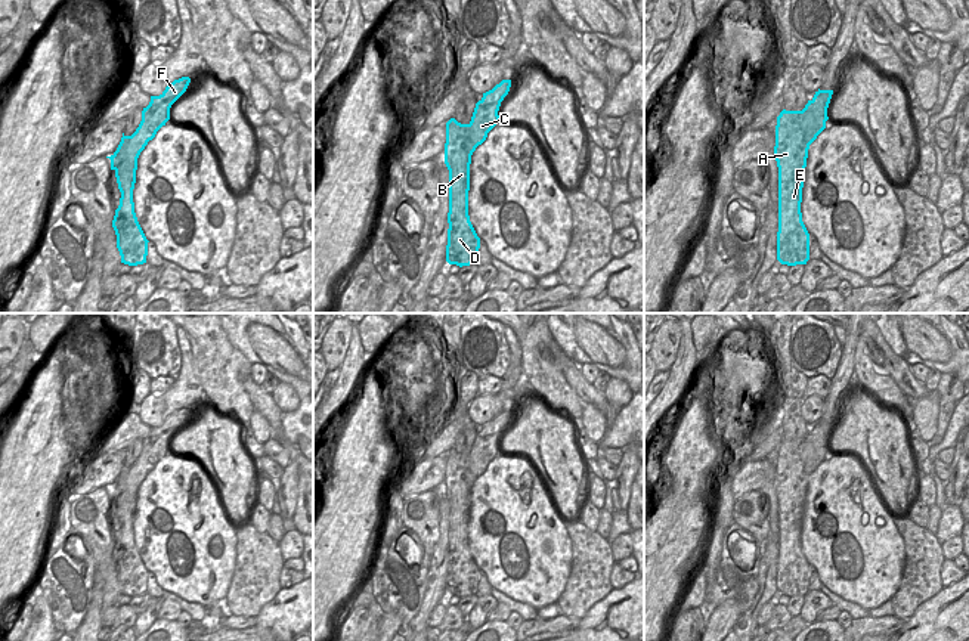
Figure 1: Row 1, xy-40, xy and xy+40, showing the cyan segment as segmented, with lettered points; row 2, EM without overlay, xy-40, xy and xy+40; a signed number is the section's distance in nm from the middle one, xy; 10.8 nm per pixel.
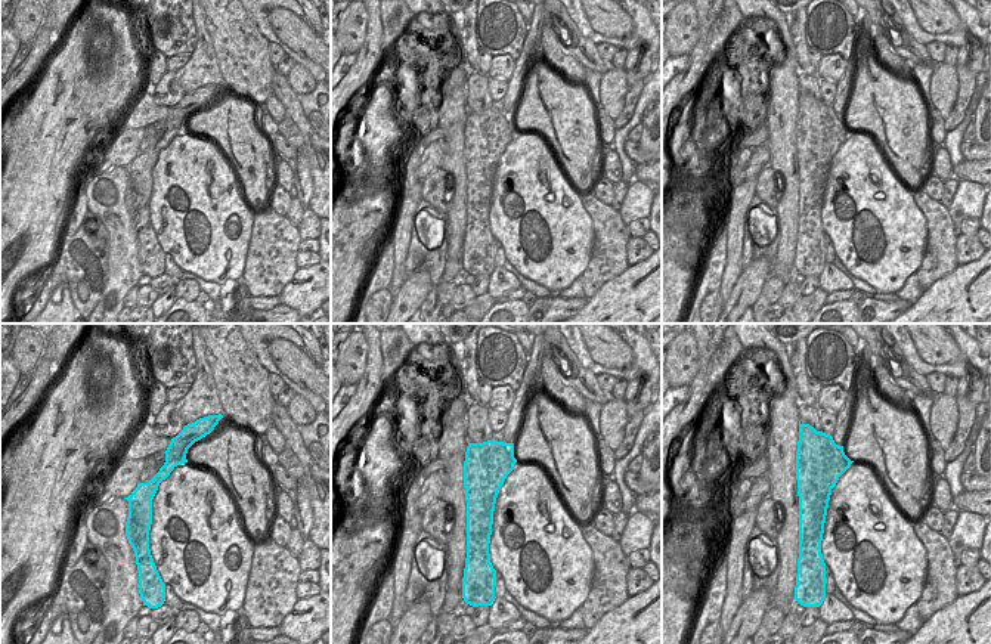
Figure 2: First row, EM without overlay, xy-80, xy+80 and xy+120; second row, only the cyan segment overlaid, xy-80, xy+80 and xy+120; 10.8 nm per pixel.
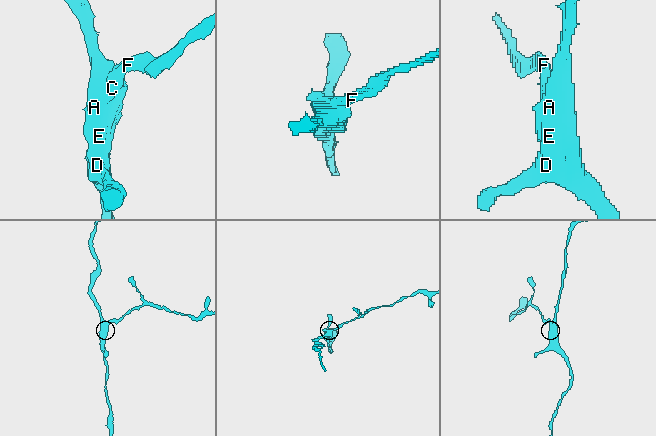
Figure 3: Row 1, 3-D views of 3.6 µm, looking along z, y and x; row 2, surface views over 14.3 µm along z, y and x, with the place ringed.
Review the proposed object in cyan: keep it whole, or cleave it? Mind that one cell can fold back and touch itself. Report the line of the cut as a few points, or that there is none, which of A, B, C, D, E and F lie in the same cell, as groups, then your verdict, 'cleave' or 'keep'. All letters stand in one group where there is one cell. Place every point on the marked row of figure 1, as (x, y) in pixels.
cut xy (473, 112), (486, 118), (494, 126); groups A B C D E / F; cleave

